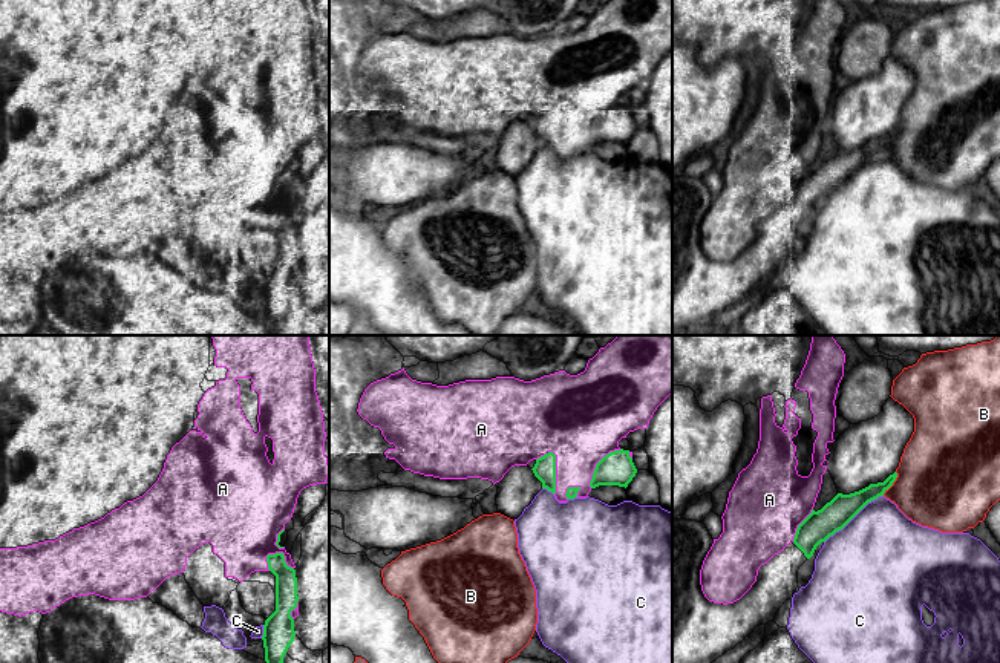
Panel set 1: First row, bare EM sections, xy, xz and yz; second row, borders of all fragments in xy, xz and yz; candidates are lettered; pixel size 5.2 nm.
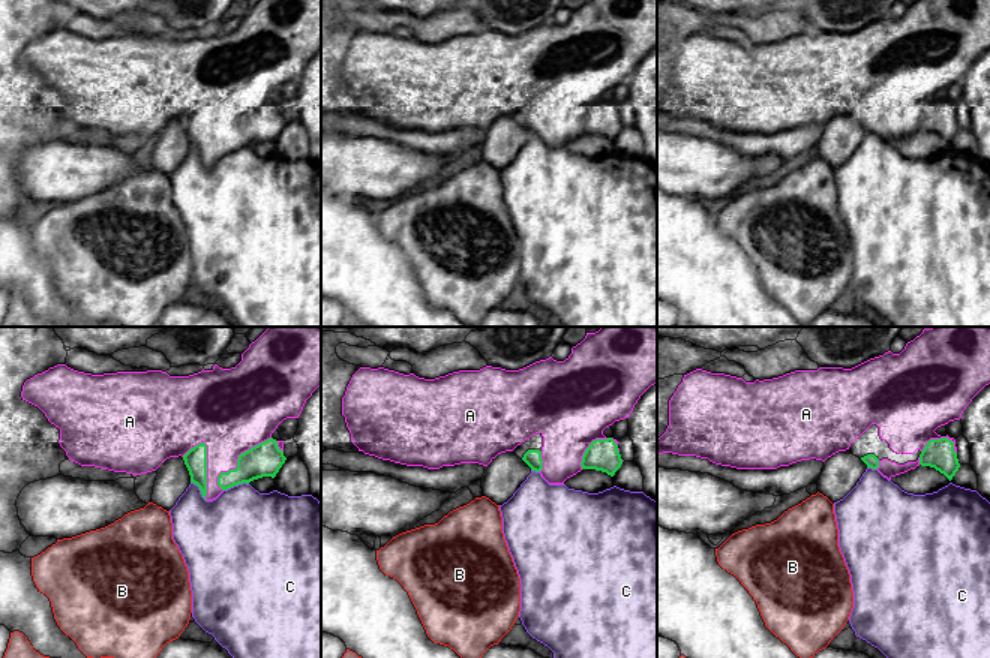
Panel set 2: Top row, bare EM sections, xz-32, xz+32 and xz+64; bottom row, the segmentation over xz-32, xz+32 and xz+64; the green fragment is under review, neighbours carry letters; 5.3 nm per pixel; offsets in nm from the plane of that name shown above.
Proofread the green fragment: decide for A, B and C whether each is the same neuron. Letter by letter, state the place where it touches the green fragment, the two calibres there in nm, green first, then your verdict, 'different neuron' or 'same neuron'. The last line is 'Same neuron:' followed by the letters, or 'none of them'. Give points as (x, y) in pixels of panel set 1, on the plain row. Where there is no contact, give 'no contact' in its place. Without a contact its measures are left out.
A: meets green in xy at (282, 212); 120 nm thick on the green side, 360 nm on the other; different neuron
B: meets green in yz at (892, 141); 110 nm thick on the green side, 460 nm on the other; different neuron
C: meets green in yz at (853, 173); 160 nm thick on the green side, 480 nm on the other; different neuron
Same neuron: none of them

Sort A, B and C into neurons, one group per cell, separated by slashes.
A / B / C

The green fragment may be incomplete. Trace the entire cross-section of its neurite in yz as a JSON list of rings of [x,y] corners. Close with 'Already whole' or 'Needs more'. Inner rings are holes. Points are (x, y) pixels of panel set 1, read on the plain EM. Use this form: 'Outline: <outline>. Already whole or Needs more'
Outline: [[[894,129],[884,139],[870,141],[850,152],[838,150],[821,167],[812,167],[798,182],[793,199],[761,222],[752,245],[740,257],[727,262],[709,259],[700,242],[700,227],[714,201],[712,193],[703,179],[677,173],[672,178],[672,329],[703,328],[749,294],[757,283],[775,277],[779,265],[798,245],[799,224],[813,213],[816,204],[842,187],[868,159],[884,153],[896,135]]]. Needs more

